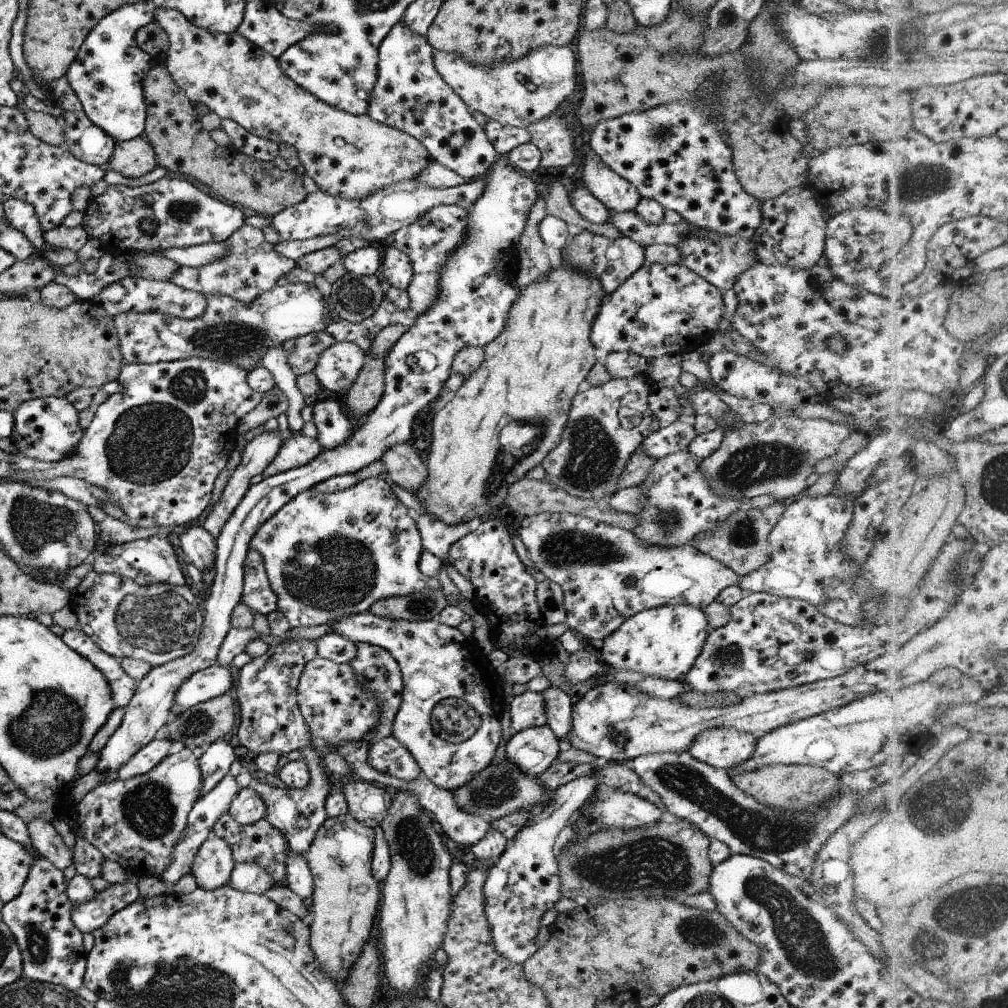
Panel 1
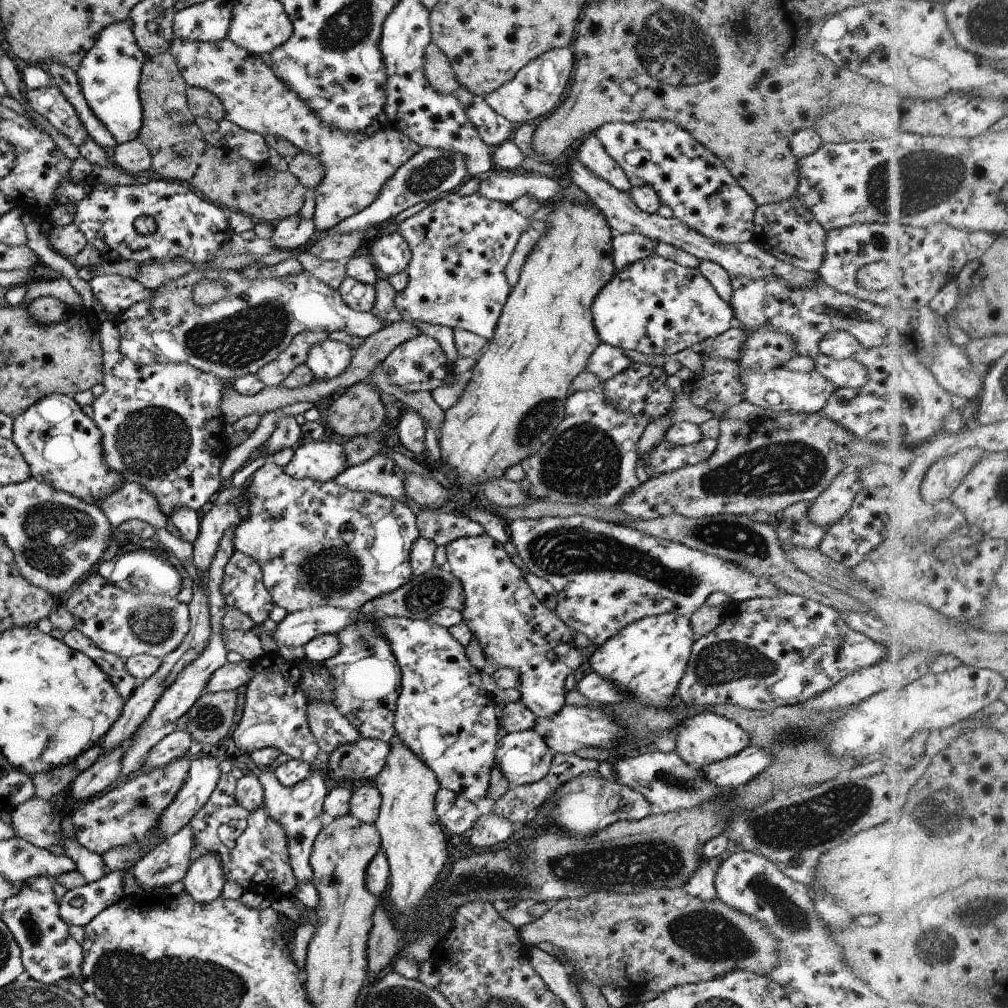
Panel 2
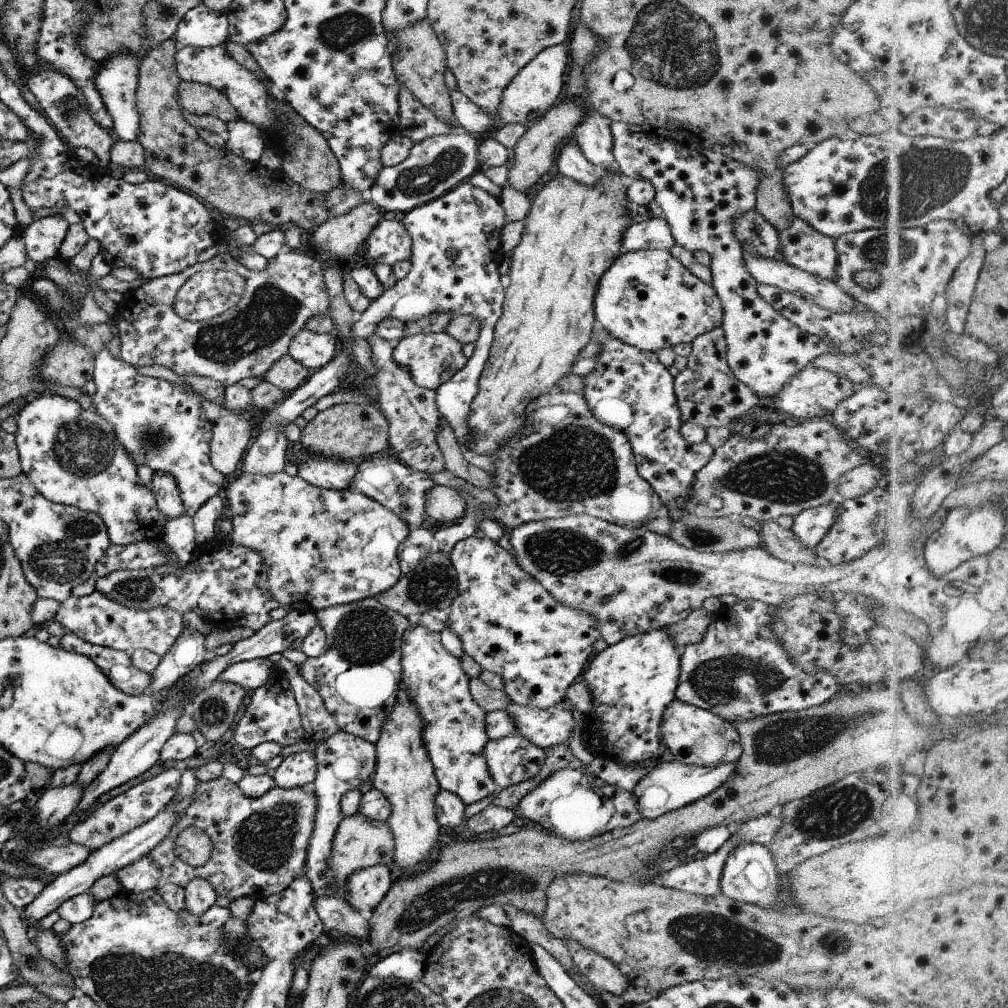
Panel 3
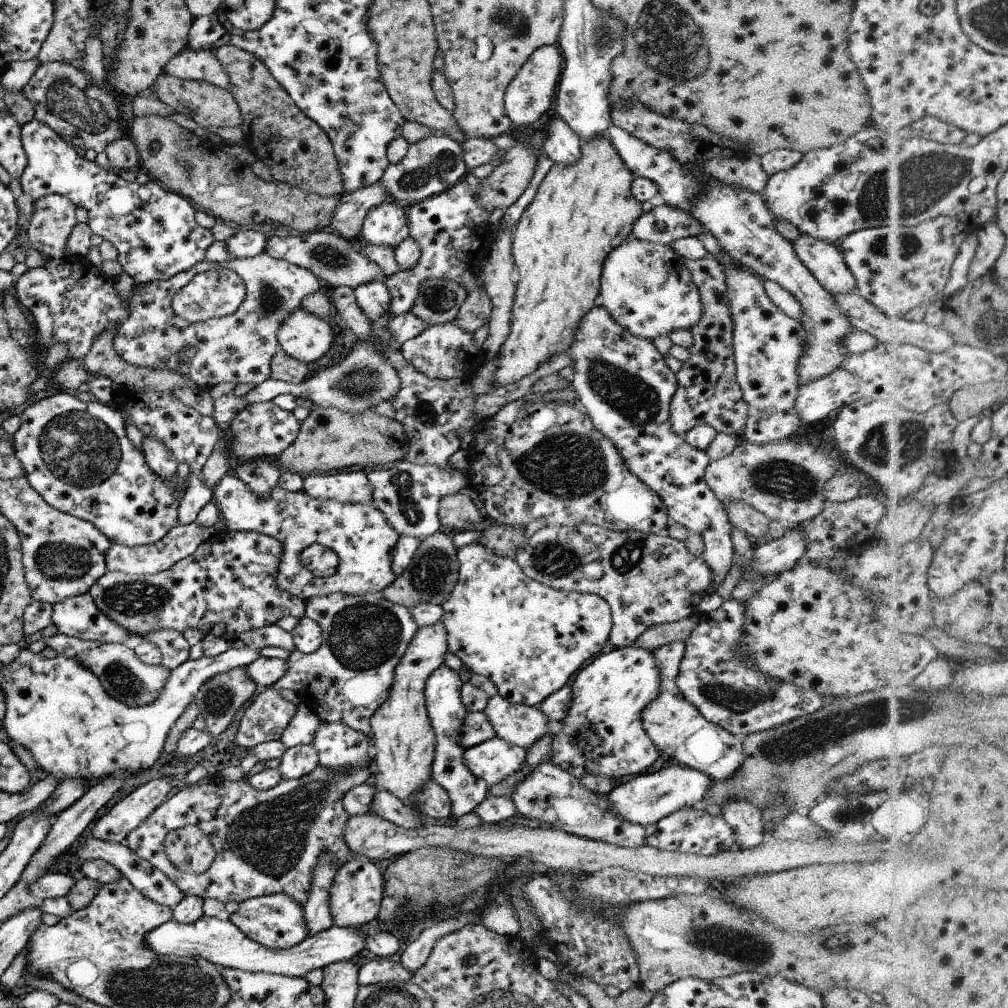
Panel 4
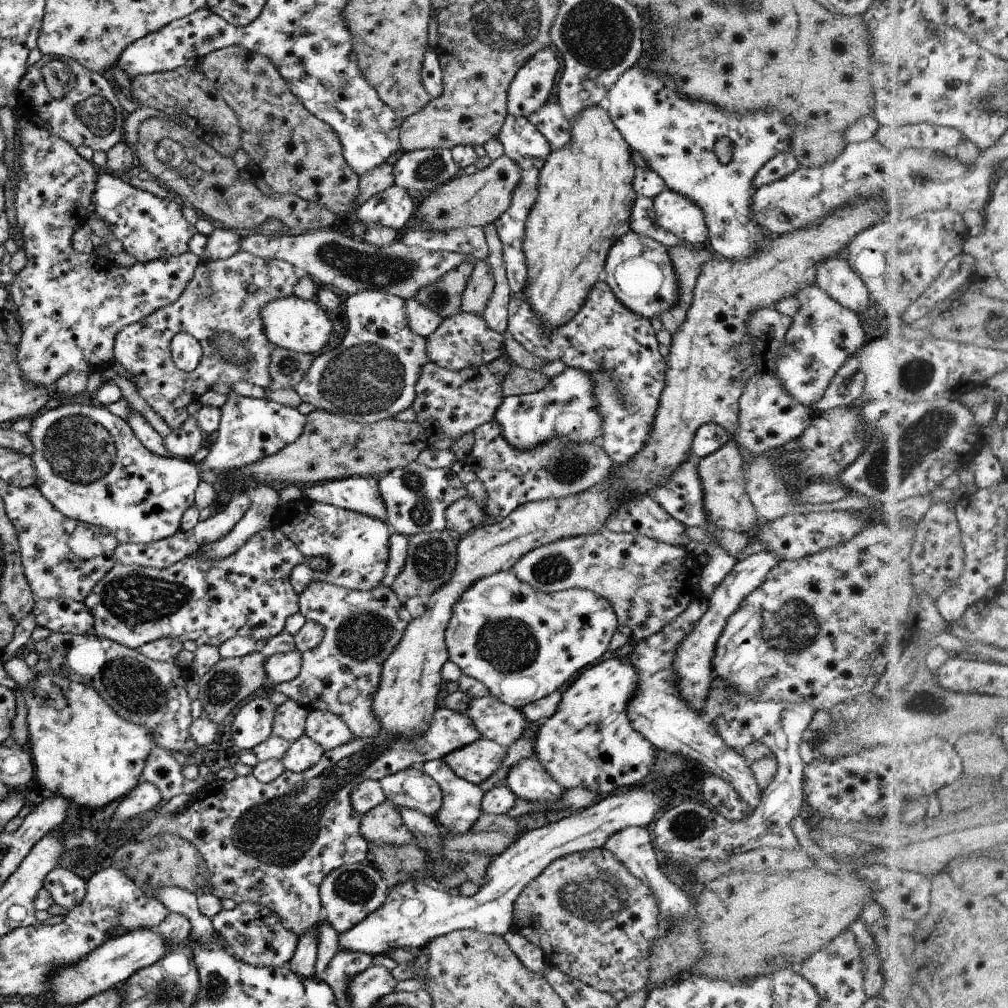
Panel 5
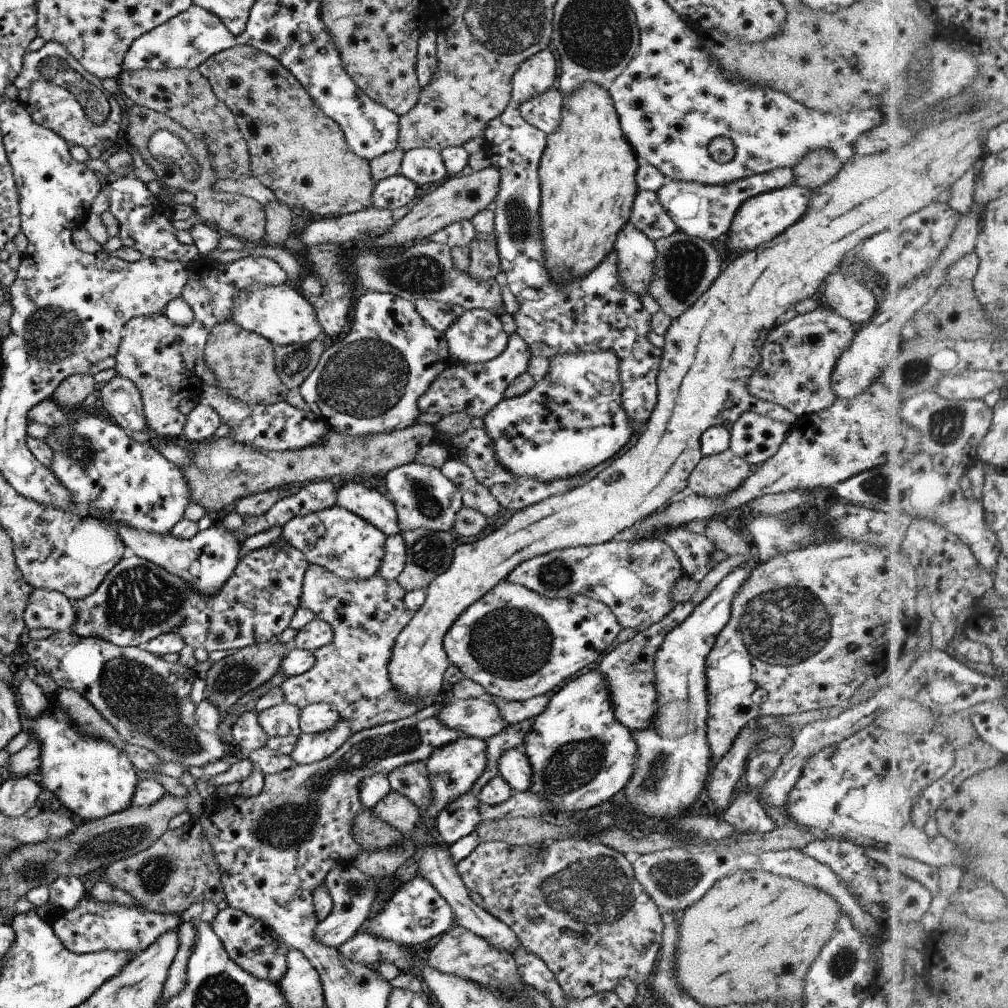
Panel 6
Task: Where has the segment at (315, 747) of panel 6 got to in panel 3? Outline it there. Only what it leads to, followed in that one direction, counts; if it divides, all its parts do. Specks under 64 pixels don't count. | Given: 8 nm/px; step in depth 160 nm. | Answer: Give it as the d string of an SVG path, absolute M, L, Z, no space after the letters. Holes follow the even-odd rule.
M301 751L282 758L280 764L271 771L274 784L284 789L301 787L314 779L316 762L314 752Z

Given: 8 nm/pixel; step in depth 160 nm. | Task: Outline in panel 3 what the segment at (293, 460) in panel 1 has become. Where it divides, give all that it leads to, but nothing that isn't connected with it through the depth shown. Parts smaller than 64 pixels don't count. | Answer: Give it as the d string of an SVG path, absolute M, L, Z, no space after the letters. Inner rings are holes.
M307 455L305 459L305 462L297 466L296 475L307 484L320 489L340 491L350 488L353 475L357 472L357 462L323 458L319 455Z

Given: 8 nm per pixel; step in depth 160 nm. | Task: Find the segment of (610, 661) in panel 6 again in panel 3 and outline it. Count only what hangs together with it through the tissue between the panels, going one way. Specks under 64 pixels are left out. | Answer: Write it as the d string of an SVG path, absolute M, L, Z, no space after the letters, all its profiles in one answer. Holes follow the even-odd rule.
M673 699L662 712L659 723L660 741L670 751L672 759L700 767L735 763L741 756L738 732L733 725L705 709Z

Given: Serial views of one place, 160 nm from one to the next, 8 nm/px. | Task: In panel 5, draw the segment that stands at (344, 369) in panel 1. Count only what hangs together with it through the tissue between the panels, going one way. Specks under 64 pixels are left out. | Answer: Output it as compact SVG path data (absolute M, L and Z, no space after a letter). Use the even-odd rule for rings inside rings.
M294 294L265 304L260 310L260 321L268 342L298 353L319 352L331 334L331 322L322 307L314 299L300 299Z

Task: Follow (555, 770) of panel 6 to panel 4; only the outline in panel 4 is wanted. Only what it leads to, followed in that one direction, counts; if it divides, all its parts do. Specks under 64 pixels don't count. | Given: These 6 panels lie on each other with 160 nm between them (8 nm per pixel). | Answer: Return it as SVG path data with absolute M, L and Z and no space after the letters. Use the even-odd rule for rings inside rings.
M631 644L629 647L614 648L606 653L600 652L573 677L569 708L563 720L555 723L550 733L552 741L548 752L549 762L573 775L577 780L584 774L612 780L645 772L657 760L659 754L655 745L643 732L640 712L646 704L657 698L660 680L656 660L647 649Z

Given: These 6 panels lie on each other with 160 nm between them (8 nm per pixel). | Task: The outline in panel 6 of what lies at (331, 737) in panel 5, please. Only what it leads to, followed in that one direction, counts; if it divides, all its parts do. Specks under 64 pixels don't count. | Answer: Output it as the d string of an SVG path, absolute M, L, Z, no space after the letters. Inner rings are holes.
M309 703L300 710L298 725L301 733L313 735L328 731L338 720L338 712L330 704Z

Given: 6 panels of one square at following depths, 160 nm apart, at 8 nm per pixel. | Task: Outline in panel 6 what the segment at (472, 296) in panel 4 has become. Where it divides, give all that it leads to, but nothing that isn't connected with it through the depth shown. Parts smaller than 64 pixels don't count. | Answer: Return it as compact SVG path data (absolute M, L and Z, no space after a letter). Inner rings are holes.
M476 232L467 247L470 252L467 272L478 281L493 279L500 271L494 235Z

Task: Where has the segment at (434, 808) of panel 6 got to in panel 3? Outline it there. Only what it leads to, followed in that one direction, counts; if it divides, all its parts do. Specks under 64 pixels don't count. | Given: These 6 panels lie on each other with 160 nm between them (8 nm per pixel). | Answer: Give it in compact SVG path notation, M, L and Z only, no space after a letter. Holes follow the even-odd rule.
M519 734L488 740L482 750L485 764L495 786L504 789L537 774L544 750Z

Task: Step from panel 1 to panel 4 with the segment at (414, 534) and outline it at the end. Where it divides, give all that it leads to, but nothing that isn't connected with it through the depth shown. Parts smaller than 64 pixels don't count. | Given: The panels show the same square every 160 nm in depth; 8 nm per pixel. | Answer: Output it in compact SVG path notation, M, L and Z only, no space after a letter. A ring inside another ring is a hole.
M232 472L225 473L212 488L213 500L219 508L219 514L229 531L255 531L265 536L272 536L282 546L282 555L278 564L277 577L275 582L278 589L287 591L291 596L297 597L305 602L314 596L341 593L343 595L361 595L382 591L396 576L390 569L391 551L395 546L398 534L391 528L386 518L371 505L341 504L334 500L314 499L302 490L287 492L279 487L272 488L269 496L259 499L253 494L244 482L241 482ZM312 542L317 542L329 550L333 550L338 556L336 571L331 577L313 577L311 573L299 563L299 553L307 548Z

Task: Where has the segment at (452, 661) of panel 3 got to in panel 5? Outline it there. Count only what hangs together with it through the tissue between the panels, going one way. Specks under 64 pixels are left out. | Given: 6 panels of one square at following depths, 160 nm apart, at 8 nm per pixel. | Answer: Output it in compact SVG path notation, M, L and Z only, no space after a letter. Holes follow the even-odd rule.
M441 759L424 762L421 766L441 789L442 803L434 820L443 833L462 835L471 830L482 813L480 802L484 793L478 785L468 783L451 772Z

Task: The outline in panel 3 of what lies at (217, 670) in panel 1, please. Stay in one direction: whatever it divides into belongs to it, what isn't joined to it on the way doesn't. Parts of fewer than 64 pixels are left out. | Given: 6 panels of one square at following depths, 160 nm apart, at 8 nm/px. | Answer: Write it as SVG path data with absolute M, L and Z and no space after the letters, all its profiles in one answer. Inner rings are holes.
M267 657L238 662L218 674L221 681L241 685L245 690L260 687L270 675L273 664Z

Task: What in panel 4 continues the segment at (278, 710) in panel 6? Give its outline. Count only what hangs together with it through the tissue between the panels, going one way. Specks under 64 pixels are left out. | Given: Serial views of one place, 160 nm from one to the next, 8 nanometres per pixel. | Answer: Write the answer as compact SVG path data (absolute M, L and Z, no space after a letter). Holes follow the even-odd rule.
M297 703L292 719L285 725L280 741L286 748L309 745L320 720L304 704Z

